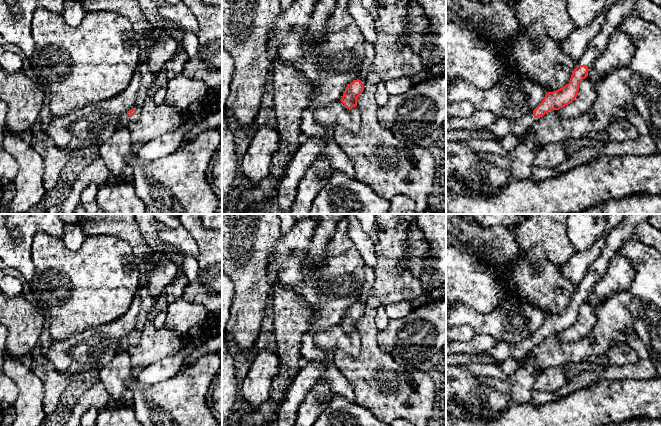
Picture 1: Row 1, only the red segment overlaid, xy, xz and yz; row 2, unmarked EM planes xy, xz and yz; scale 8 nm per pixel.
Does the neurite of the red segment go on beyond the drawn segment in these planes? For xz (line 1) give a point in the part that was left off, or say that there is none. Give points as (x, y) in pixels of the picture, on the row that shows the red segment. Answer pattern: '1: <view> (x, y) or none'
1: xz (359, 77)

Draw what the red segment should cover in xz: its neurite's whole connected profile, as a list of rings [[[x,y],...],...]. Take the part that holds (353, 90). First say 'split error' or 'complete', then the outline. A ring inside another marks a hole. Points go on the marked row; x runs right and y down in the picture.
split error; [[[358,75],[352,83],[347,85],[340,100],[344,104],[345,108],[351,110],[353,107],[357,106],[357,99],[363,92],[365,85],[366,80],[360,75]]]

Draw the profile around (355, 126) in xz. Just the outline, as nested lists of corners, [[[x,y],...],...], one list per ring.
[[[341,101],[328,105],[320,105],[315,114],[315,121],[331,132],[341,127],[352,134],[357,134],[361,128],[361,114],[357,106],[347,109]]]

